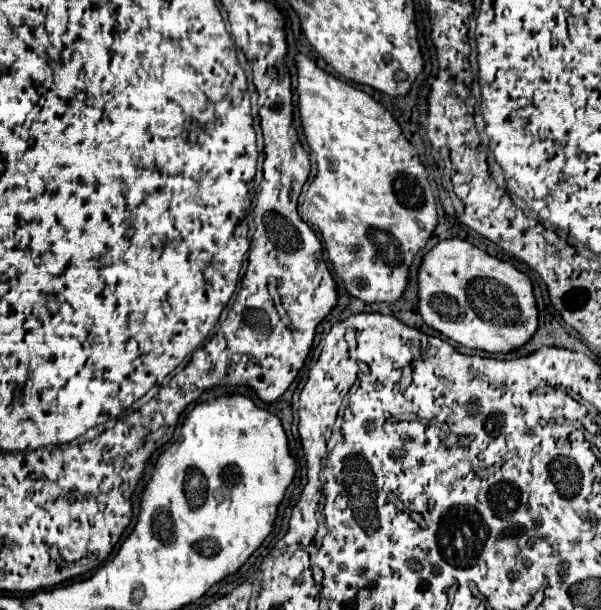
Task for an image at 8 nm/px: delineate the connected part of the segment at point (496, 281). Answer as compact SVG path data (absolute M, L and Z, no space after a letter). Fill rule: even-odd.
M461 238L441 240L427 254L423 254L417 272L417 298L423 322L465 348L485 350L489 354L509 352L513 348L523 346L537 330L539 312L535 306L531 280L509 262L489 256L485 250Z

